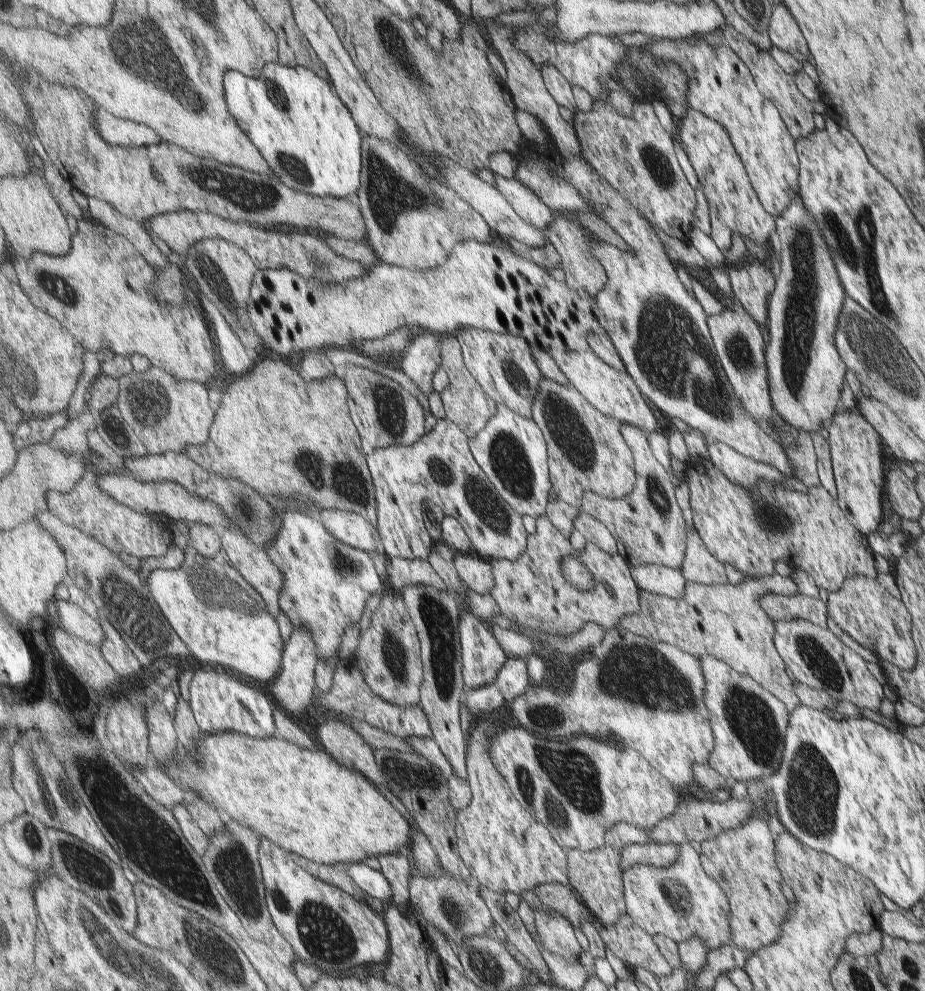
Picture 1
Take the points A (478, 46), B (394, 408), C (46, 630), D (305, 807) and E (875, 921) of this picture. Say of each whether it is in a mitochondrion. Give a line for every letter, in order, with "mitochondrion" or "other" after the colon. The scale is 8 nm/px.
A: other
B: mitochondrion
C: other
D: other
E: other

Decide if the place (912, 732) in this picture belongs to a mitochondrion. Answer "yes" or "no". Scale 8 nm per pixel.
no

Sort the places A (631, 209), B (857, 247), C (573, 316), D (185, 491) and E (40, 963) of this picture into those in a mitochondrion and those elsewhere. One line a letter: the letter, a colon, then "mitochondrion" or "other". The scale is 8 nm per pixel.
A: other
B: mitochondrion
C: other
D: other
E: other

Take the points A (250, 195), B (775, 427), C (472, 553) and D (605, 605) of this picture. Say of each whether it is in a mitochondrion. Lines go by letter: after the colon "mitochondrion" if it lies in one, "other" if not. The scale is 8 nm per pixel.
A: mitochondrion
B: other
C: other
D: other

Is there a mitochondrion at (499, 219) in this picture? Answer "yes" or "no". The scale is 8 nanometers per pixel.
no

